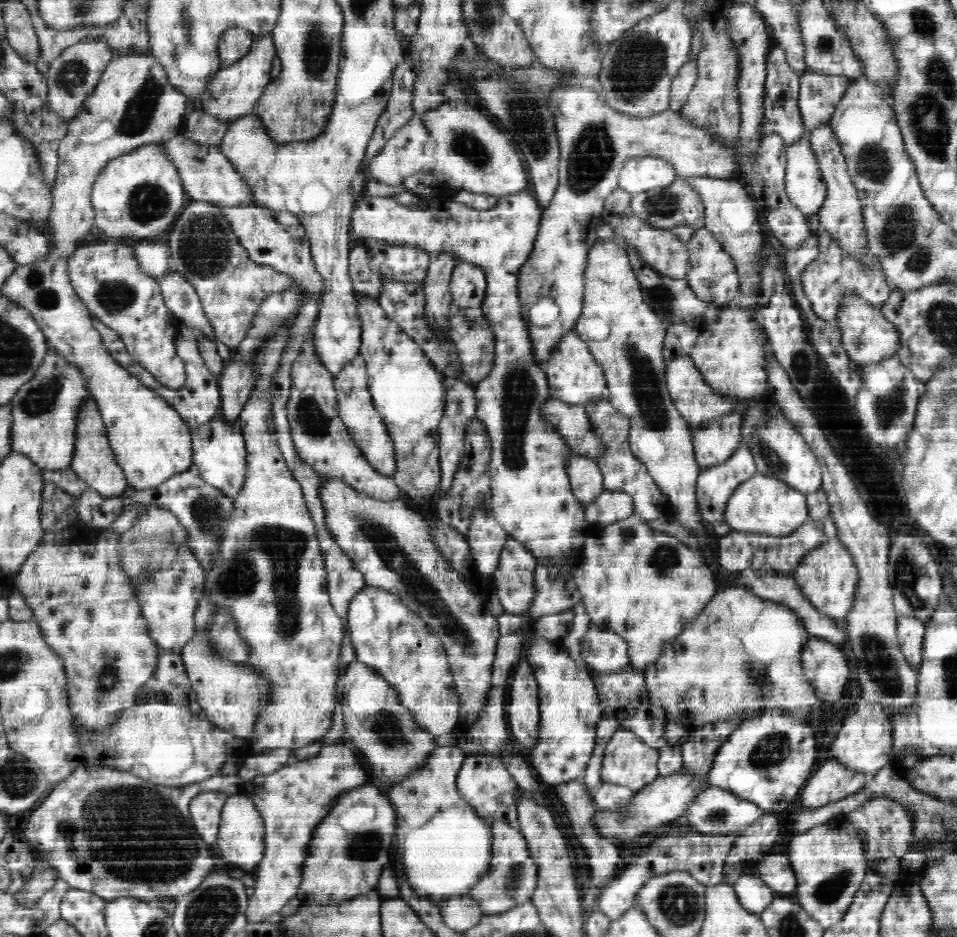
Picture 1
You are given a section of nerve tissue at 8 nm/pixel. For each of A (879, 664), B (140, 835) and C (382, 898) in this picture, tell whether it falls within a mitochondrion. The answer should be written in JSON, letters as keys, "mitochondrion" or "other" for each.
{"A":"mitochondrion","B":"mitochondrion","C":"other"}

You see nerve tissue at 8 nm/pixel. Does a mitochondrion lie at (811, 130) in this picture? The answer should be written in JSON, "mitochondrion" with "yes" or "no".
{"mitochondrion":"no"}

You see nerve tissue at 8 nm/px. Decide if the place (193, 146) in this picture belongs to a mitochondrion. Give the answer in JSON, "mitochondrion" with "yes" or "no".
{"mitochondrion":"no"}

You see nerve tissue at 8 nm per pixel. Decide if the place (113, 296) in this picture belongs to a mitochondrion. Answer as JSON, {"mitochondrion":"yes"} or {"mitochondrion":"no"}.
{"mitochondrion":"yes"}

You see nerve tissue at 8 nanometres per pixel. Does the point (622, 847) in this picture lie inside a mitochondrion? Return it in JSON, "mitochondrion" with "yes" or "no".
{"mitochondrion":"no"}

